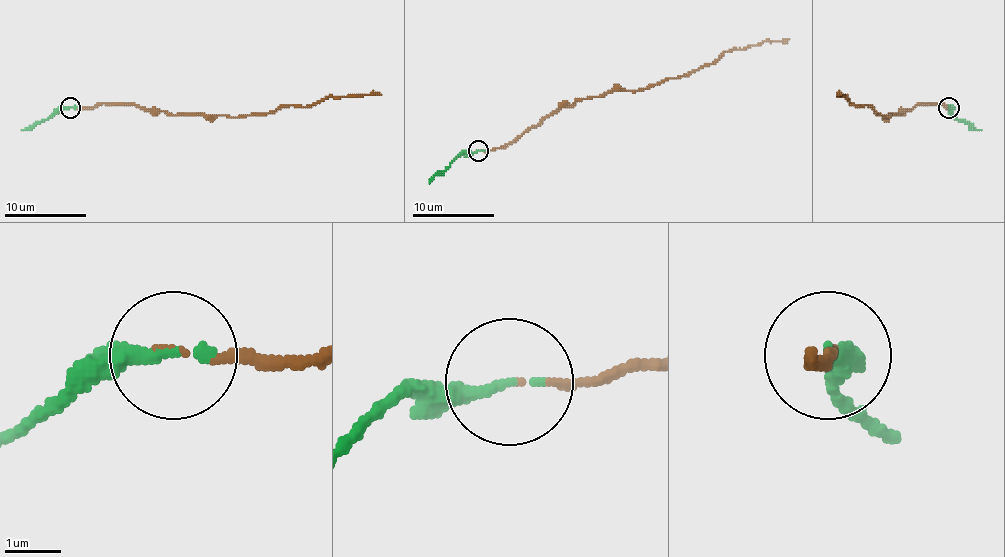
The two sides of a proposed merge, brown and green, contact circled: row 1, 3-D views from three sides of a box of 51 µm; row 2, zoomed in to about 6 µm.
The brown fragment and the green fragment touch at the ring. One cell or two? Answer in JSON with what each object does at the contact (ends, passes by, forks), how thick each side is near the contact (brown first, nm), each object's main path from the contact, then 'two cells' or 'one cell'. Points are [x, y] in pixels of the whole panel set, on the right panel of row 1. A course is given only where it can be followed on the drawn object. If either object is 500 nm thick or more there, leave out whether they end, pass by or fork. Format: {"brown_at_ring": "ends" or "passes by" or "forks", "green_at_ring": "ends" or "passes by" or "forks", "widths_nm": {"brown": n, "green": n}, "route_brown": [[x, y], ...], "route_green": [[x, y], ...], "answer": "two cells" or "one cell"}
{"brown_at_ring": "ends", "green_at_ring": "ends", "widths_nm": {"brown": 80, "green": 240}, "route_brown": [[948, 107], [940, 103], [919, 103], [886, 117], [868, 105], [862, 107], [847, 97], [837, 95]], "route_green": [[948, 107], [975, 130], [981, 130]], "answer": "two cells"}

